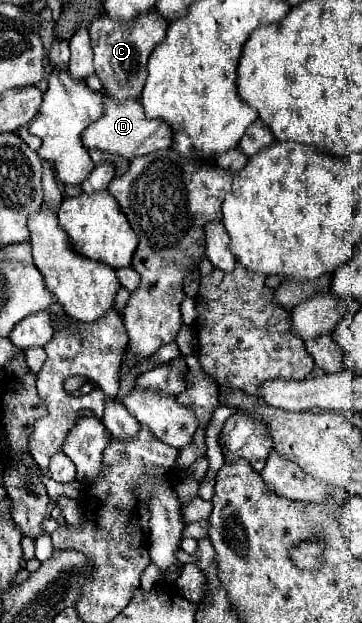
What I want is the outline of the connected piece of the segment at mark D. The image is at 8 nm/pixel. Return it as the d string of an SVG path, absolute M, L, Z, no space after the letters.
M104 92L104 116L100 120L96 120L96 124L90 124L90 128L82 134L82 140L84 140L86 148L100 148L104 152L130 160L136 156L150 154L154 150L170 148L174 142L174 134L172 134L172 128L168 122L148 120L144 116L144 110L142 110L142 104L138 98L120 102Z

